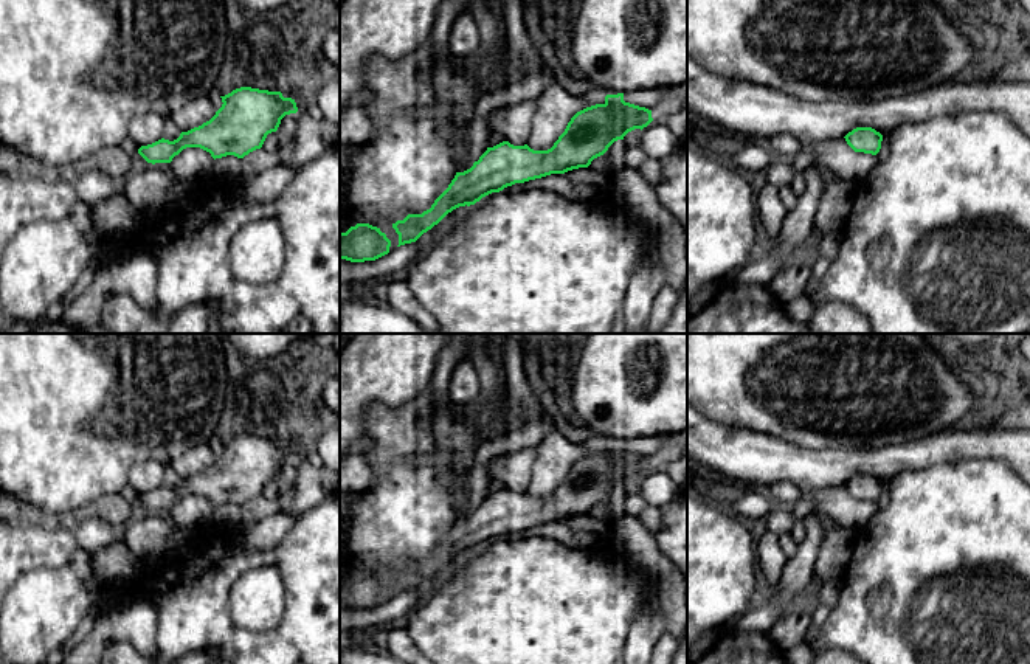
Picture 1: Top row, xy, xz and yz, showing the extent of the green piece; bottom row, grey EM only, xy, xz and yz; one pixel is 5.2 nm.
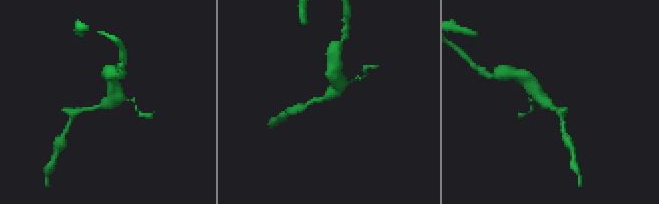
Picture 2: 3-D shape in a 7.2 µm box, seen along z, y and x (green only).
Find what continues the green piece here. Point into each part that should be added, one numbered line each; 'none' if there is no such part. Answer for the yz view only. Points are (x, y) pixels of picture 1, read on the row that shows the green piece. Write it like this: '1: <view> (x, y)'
none

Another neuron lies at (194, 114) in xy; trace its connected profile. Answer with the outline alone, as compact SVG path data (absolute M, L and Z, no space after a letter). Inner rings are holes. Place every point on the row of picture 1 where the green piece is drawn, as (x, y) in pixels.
M200 96L191 102L183 104L177 109L171 118L181 132L188 132L194 127L209 121L217 109L213 105L214 96Z

